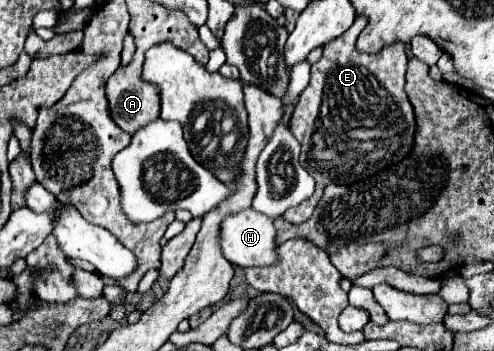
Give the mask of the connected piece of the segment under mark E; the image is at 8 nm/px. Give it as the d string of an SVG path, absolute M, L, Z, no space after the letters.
M356 18L354 24L336 40L328 42L324 46L324 56L312 64L312 80L308 88L300 94L300 102L294 108L294 114L290 118L290 130L296 136L296 140L302 146L300 156L308 158L304 166L308 166L308 172L316 180L316 190L310 200L304 200L302 204L290 208L284 218L288 222L304 222L312 216L322 190L328 184L352 184L358 180L364 180L372 176L378 166L384 170L388 164L400 162L410 150L414 142L414 110L408 102L408 96L404 92L404 76L406 76L406 46L396 42L394 46L388 46L380 52L380 56L368 56L354 48L354 40L358 38L362 26L366 26L366 18Z

